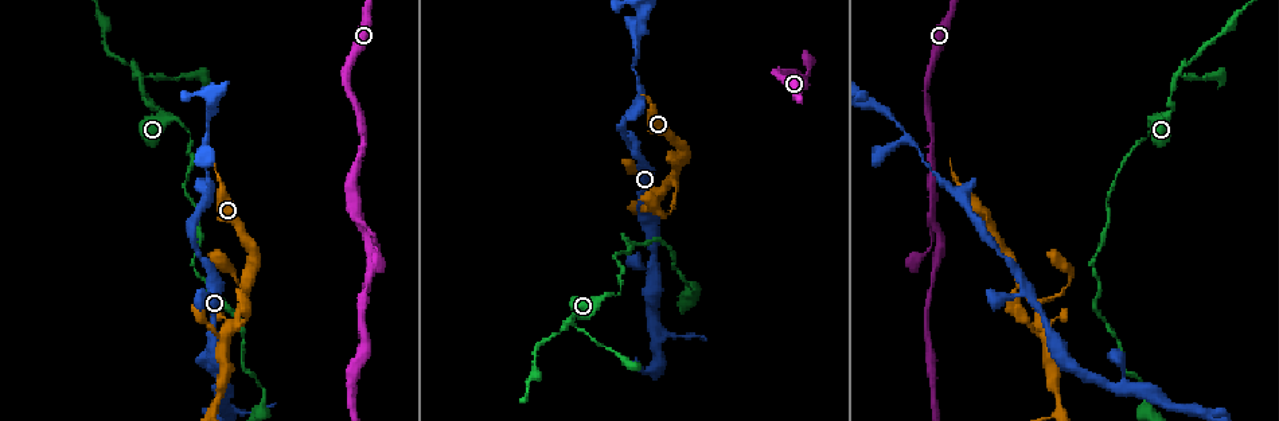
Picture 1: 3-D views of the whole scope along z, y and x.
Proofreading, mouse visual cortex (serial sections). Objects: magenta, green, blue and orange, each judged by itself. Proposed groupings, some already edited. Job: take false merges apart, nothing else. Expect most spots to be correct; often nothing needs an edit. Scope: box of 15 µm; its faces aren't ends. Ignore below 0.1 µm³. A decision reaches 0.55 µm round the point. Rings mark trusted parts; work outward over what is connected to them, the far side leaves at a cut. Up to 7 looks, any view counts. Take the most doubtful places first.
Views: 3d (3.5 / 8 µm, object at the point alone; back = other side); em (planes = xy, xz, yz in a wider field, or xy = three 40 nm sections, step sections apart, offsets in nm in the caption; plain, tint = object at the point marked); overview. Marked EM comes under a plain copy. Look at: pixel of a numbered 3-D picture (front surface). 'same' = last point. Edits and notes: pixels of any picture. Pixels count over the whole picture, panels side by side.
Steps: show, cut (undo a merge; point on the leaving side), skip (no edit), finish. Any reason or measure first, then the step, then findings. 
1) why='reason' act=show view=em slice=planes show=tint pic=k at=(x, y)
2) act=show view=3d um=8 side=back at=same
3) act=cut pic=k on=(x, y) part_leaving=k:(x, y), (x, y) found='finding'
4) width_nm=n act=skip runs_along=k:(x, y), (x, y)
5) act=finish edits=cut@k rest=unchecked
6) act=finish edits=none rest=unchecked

why='three arms meet' act=show view=3d um=8 pic=1 at=(142, 76)

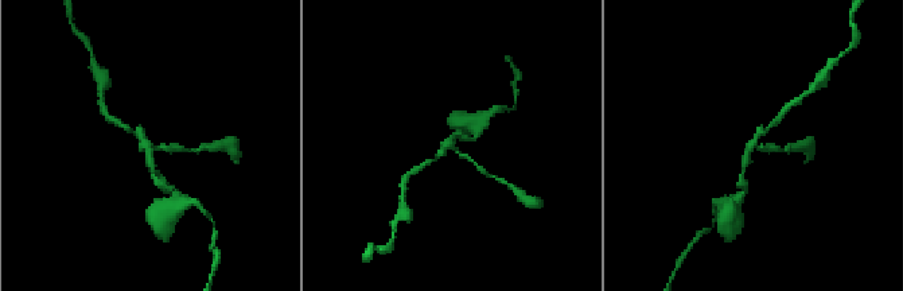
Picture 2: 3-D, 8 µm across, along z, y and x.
act=show view=3d um=3.5 side=back pic=2 at=(450, 142)

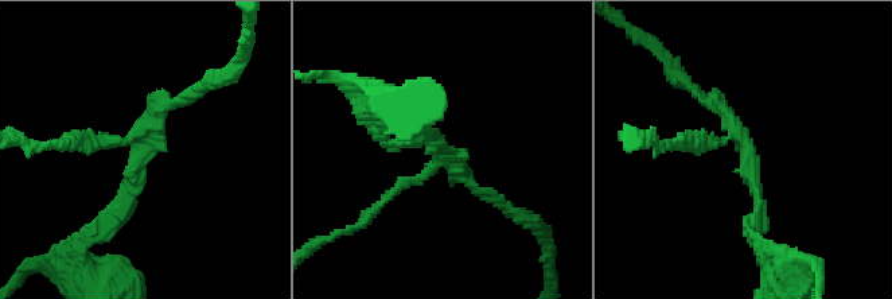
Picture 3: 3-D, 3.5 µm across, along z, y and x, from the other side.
arms=3 arm_widths_nm=150,150,150 why='need the tissue' act=show view=em slice=xy step=5 show=tint pic=3 at=(739, 137)

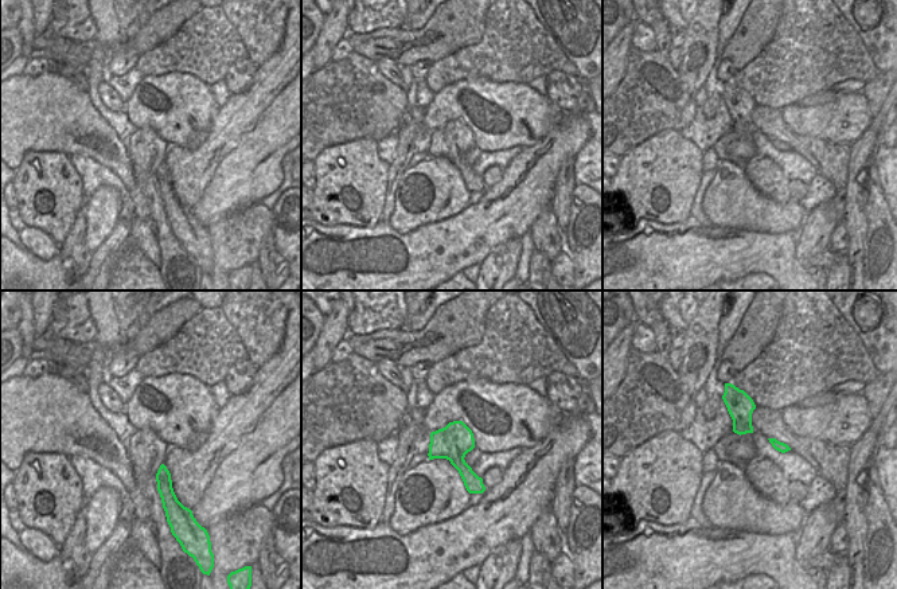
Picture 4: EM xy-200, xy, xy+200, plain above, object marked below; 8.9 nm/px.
act=skip runs_along=3:(117, 217), (150, 117), (199, 89) found='continuous, no second cell'

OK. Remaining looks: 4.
why='branch point' act=show view=3d um=3.5 pic=1 at=(932, 218)

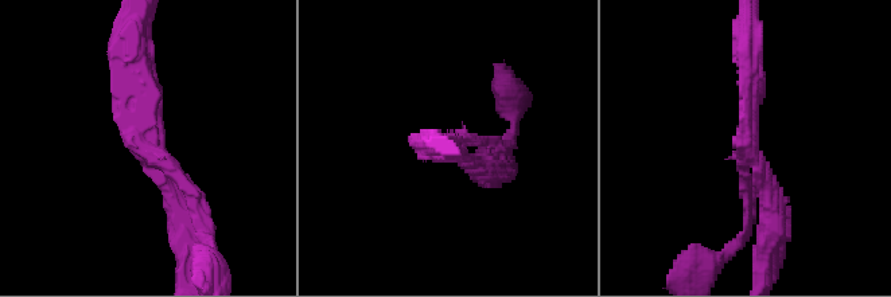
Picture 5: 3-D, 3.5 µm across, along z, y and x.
act=show view=em slice=xy step=2 show=tint pic=5 at=(146, 155)

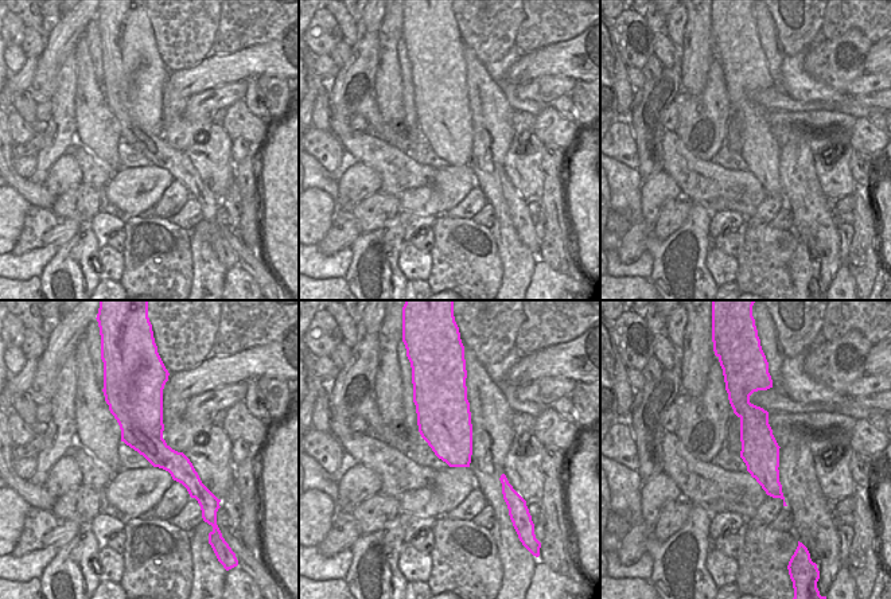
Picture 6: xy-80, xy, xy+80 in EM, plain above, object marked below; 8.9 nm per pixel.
act=show view=em slice=xy step=3 show=tint at=same

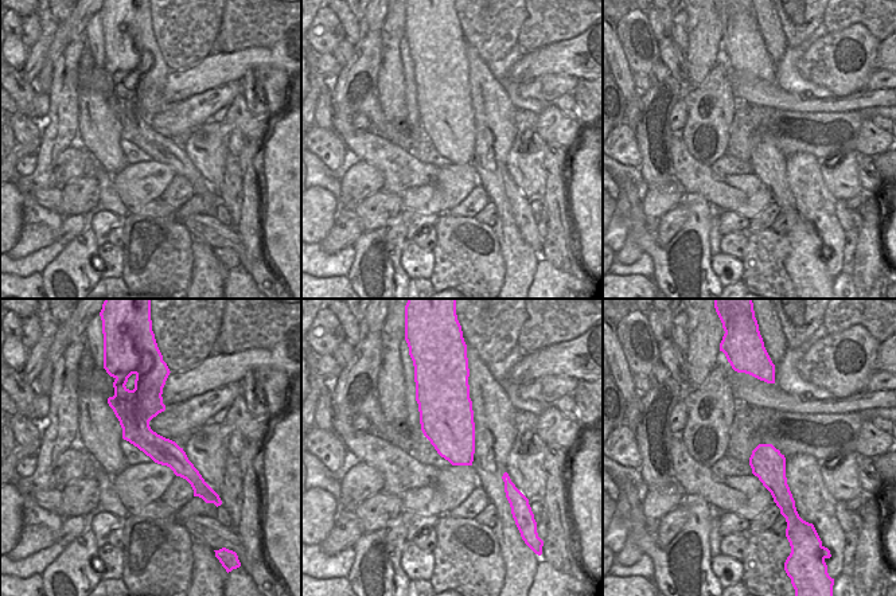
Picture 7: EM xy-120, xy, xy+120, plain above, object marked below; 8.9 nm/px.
act=cut pic=5 on=(749, 215) part_leaving=5:(743, 167), (747, 229), (720, 257) found='a second cell is stuck on'

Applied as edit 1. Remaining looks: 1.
act=finish edits=cut@5 rest=unchecked

